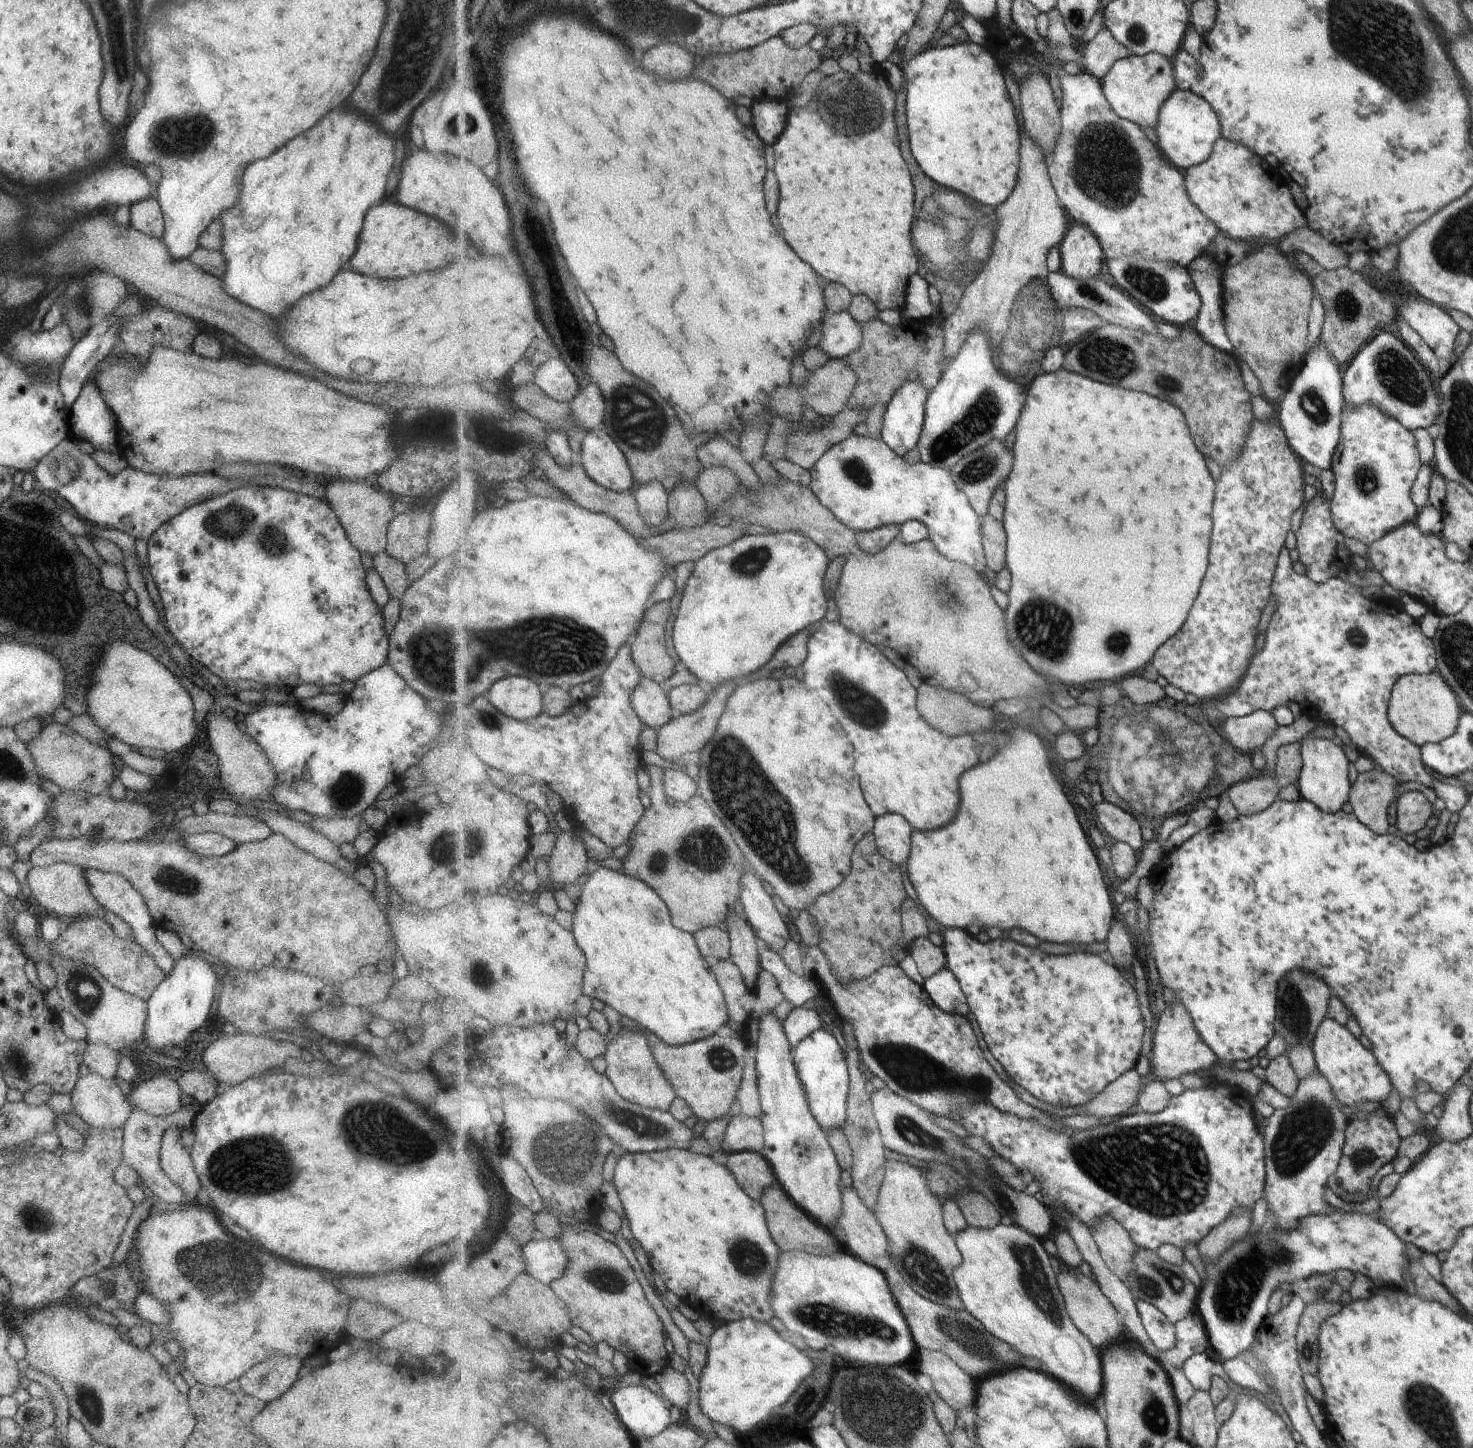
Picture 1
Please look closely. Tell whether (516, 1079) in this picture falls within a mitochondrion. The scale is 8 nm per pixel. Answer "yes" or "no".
no

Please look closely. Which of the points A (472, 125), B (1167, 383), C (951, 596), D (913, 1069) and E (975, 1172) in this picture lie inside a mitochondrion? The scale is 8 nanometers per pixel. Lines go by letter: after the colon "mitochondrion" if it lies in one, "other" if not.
A: other
B: mitochondrion
C: mitochondrion
D: mitochondrion
E: mitochondrion

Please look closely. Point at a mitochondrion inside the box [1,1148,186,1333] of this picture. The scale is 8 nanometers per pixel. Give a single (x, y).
(35, 1218)

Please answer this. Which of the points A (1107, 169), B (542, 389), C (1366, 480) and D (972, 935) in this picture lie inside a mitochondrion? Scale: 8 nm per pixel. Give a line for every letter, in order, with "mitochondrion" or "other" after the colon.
A: mitochondrion
B: other
C: mitochondrion
D: other

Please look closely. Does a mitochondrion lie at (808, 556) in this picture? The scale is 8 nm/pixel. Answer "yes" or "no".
no

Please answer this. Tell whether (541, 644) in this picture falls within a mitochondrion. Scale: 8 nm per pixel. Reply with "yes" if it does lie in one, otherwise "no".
yes

